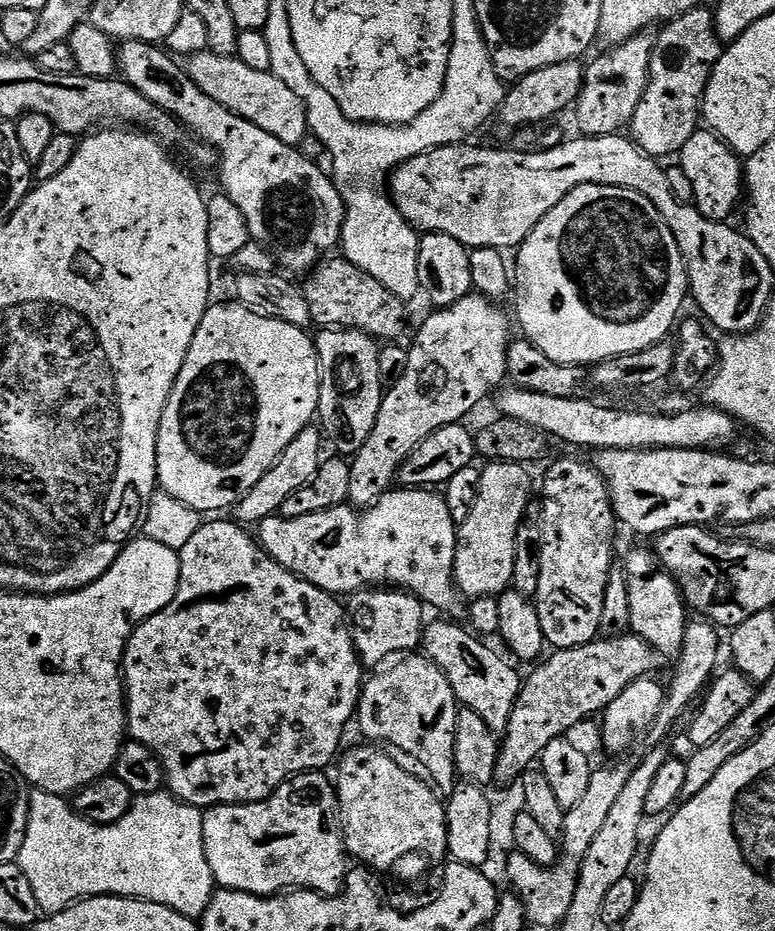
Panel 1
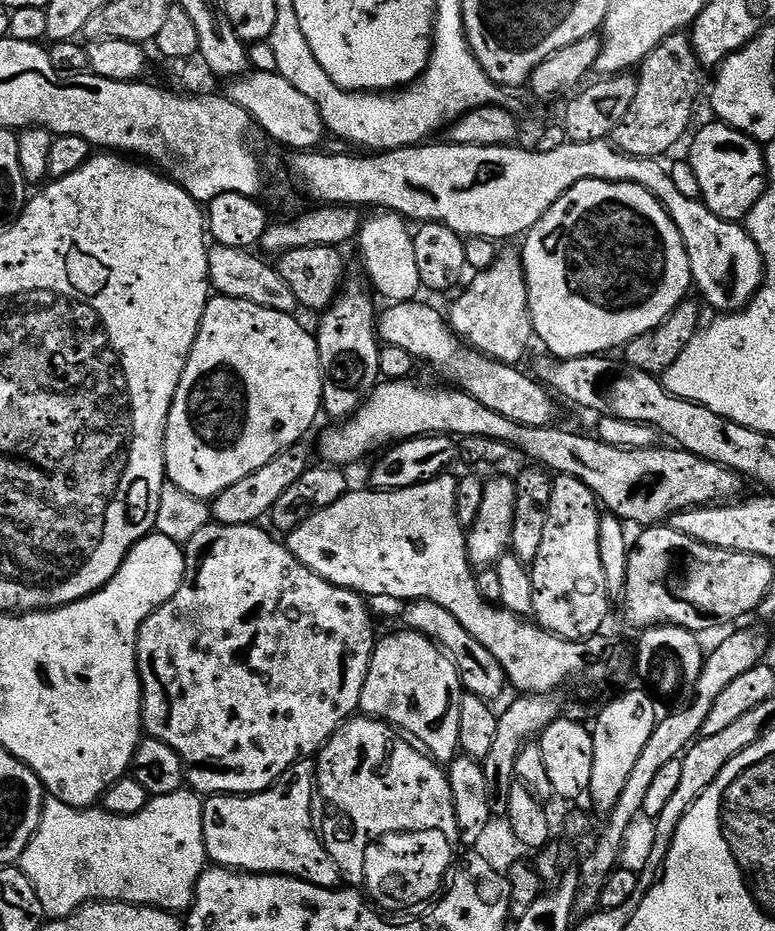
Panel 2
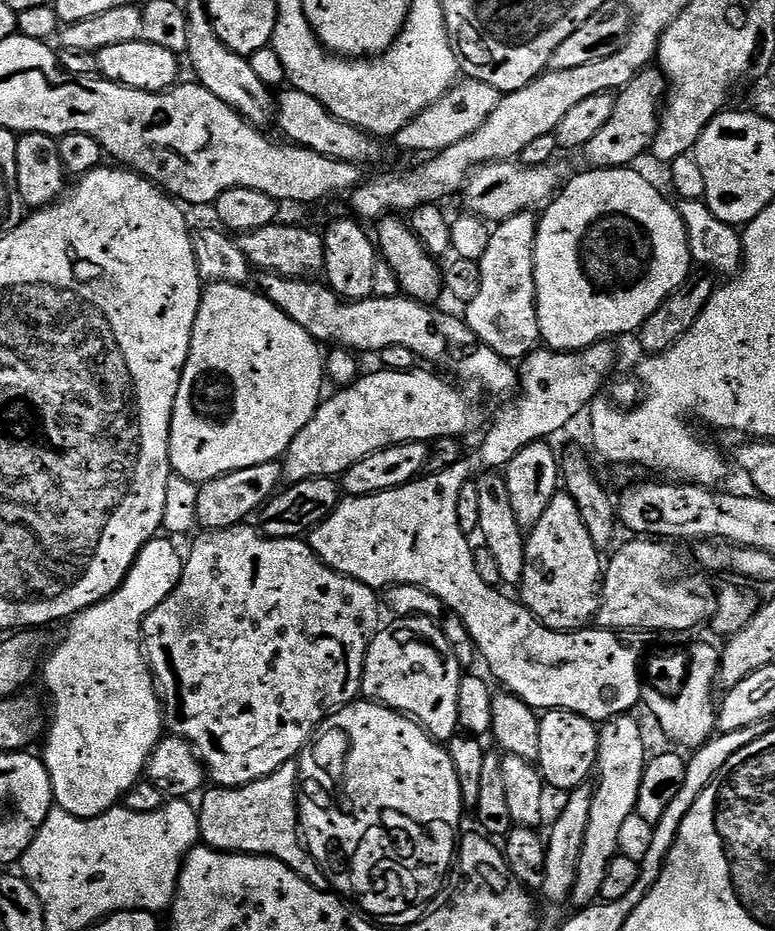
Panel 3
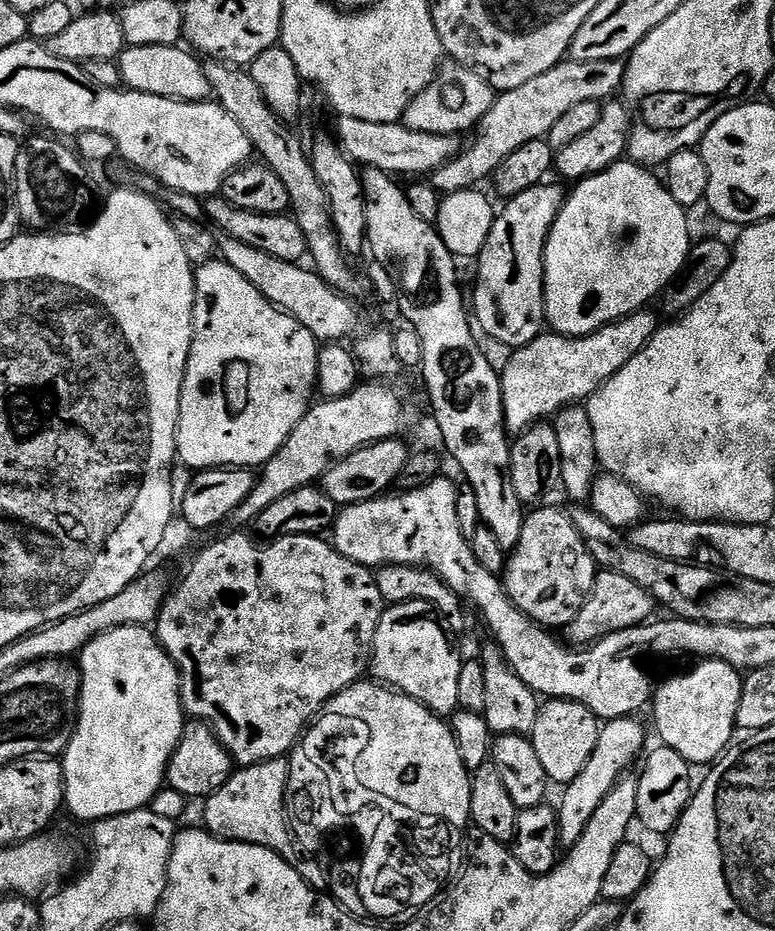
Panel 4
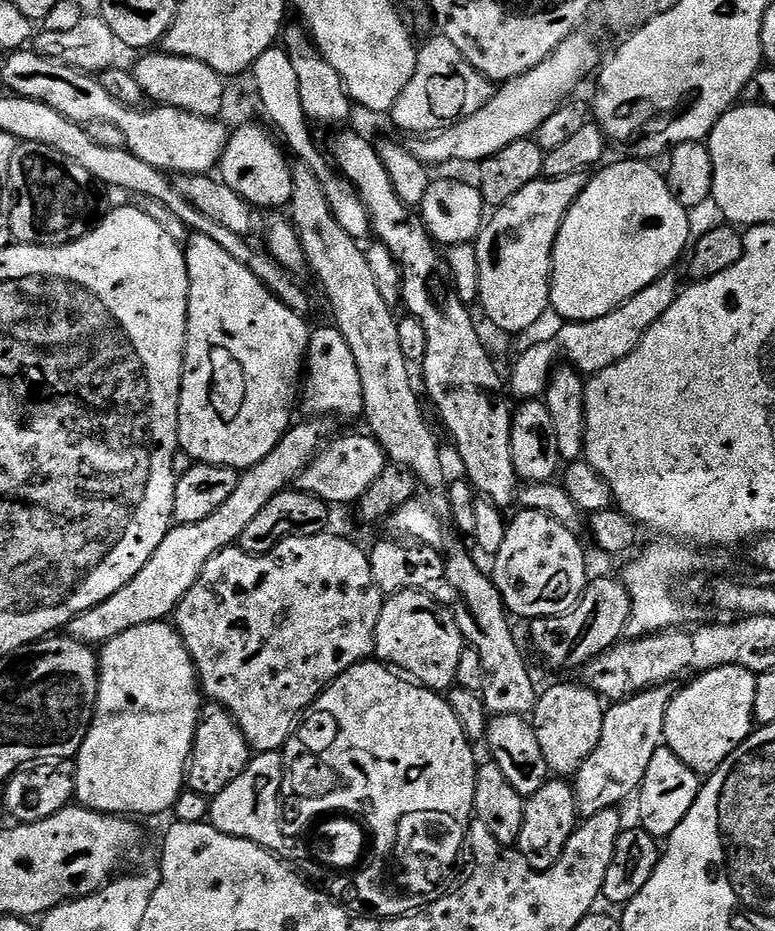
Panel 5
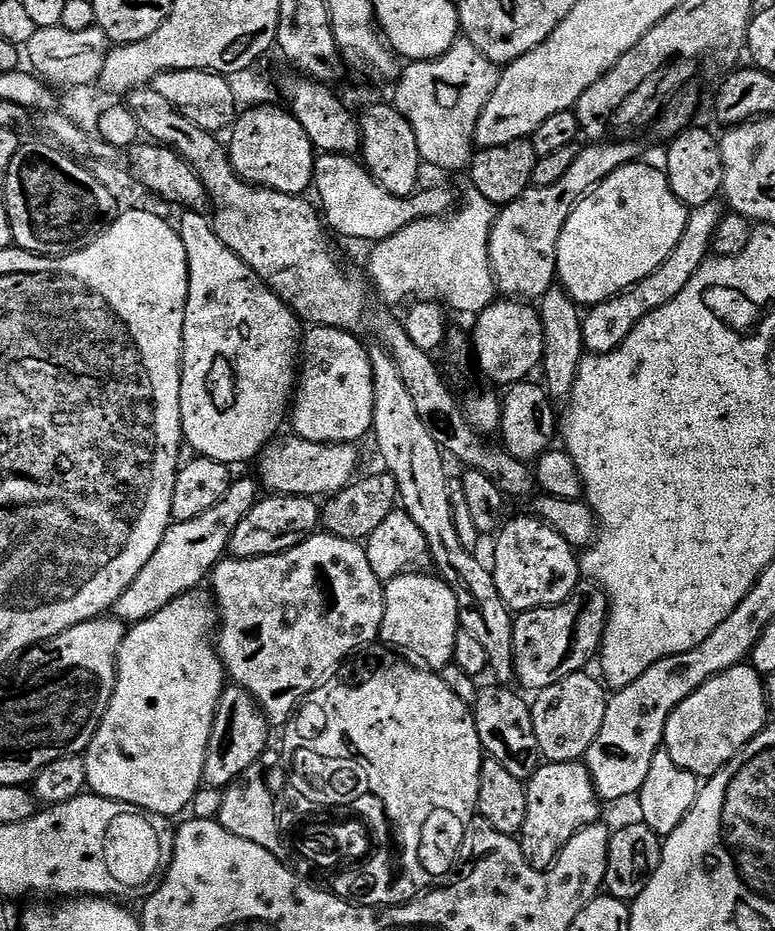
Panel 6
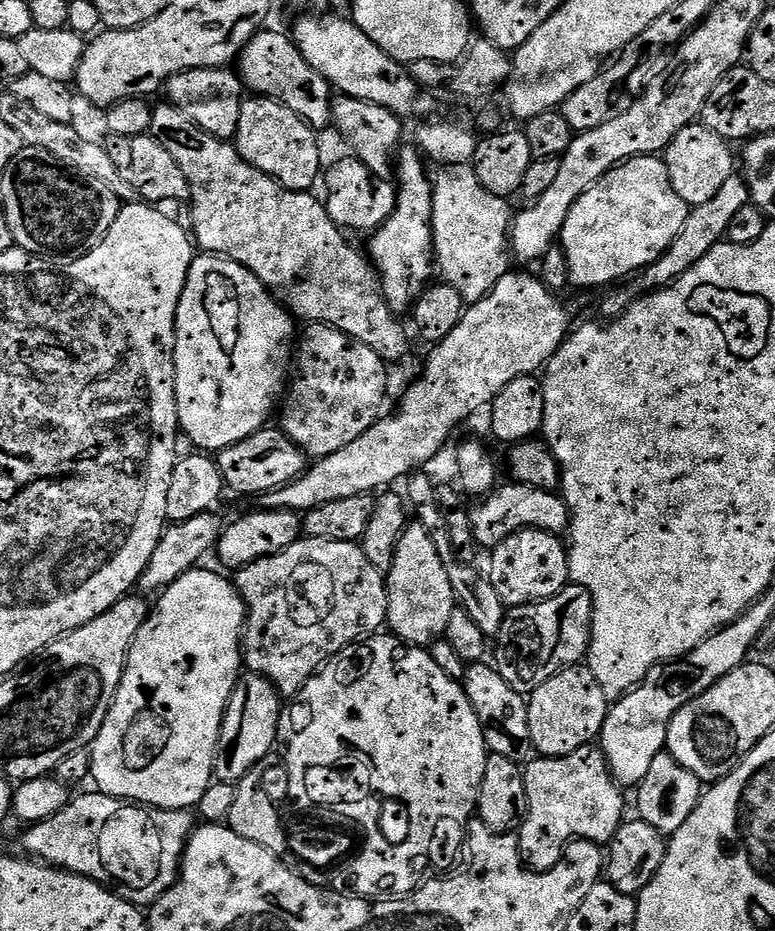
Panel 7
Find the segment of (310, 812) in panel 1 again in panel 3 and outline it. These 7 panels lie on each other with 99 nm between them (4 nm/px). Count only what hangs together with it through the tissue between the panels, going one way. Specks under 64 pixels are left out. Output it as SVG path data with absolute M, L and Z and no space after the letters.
M291 760L278 766L274 774L241 788L209 787L199 797L200 840L207 847L216 848L219 852L273 856L275 860L280 860L287 868L294 869L299 876L309 880L318 890L329 891L327 876L316 866L316 860L308 852L302 839L297 804L300 782L299 763Z

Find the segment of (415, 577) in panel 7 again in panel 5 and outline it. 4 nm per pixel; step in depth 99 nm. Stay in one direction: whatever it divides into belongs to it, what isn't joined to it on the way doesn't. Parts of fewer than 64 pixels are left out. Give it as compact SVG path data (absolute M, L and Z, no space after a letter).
M393 592L385 599L382 606L382 614L378 618L378 626L376 627L376 651L375 659L391 666L393 669L399 670L401 673L407 674L413 681L419 682L425 688L430 688L434 692L441 694L447 693L448 689L456 684L456 675L458 674L458 658L462 655L462 650L466 647L464 635L460 633L460 627L456 621L457 613L453 611L447 604L440 604L433 596L427 596L425 592Z

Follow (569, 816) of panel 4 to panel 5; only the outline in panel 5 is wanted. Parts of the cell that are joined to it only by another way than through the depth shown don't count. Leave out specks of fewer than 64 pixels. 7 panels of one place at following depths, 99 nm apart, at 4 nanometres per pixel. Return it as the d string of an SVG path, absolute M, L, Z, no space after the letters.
M668 686L646 688L634 696L627 696L625 700L615 701L605 711L602 722L602 738L598 738L598 746L594 746L594 754L582 762L582 766L574 777L576 789L576 810L581 817L587 818L598 814L607 808L616 808L639 789L642 778L646 774L646 766L650 766L650 758L654 758L654 750L658 750L664 744L664 723L666 722L666 710L670 706L674 692Z

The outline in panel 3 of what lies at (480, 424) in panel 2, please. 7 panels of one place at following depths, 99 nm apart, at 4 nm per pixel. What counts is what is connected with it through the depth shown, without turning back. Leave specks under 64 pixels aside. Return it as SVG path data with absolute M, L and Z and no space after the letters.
M417 366L411 372L379 370L369 376L367 373L348 387L333 391L333 396L321 403L314 418L310 418L294 442L290 442L282 457L284 480L288 484L297 484L323 476L340 478L350 470L350 466L354 466L354 462L362 462L362 458L383 448L395 444L431 442L447 436L464 438L467 432L474 431L480 424L479 410L454 385L447 384L442 377L432 372L423 372L422 368Z

